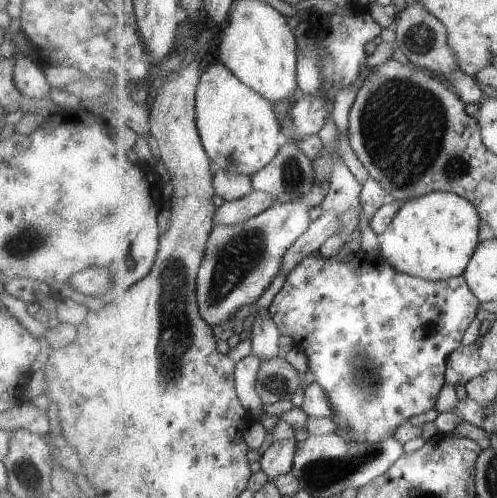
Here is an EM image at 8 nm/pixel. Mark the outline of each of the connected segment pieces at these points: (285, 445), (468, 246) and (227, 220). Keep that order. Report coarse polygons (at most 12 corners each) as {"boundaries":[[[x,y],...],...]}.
{"boundaries":[[[295,440],[273,442],[260,458],[273,481],[291,473]],[[433,191],[406,201],[379,238],[405,274],[463,275],[480,210]],[[262,190],[224,201],[214,214],[220,225],[236,225],[276,204]]]}

